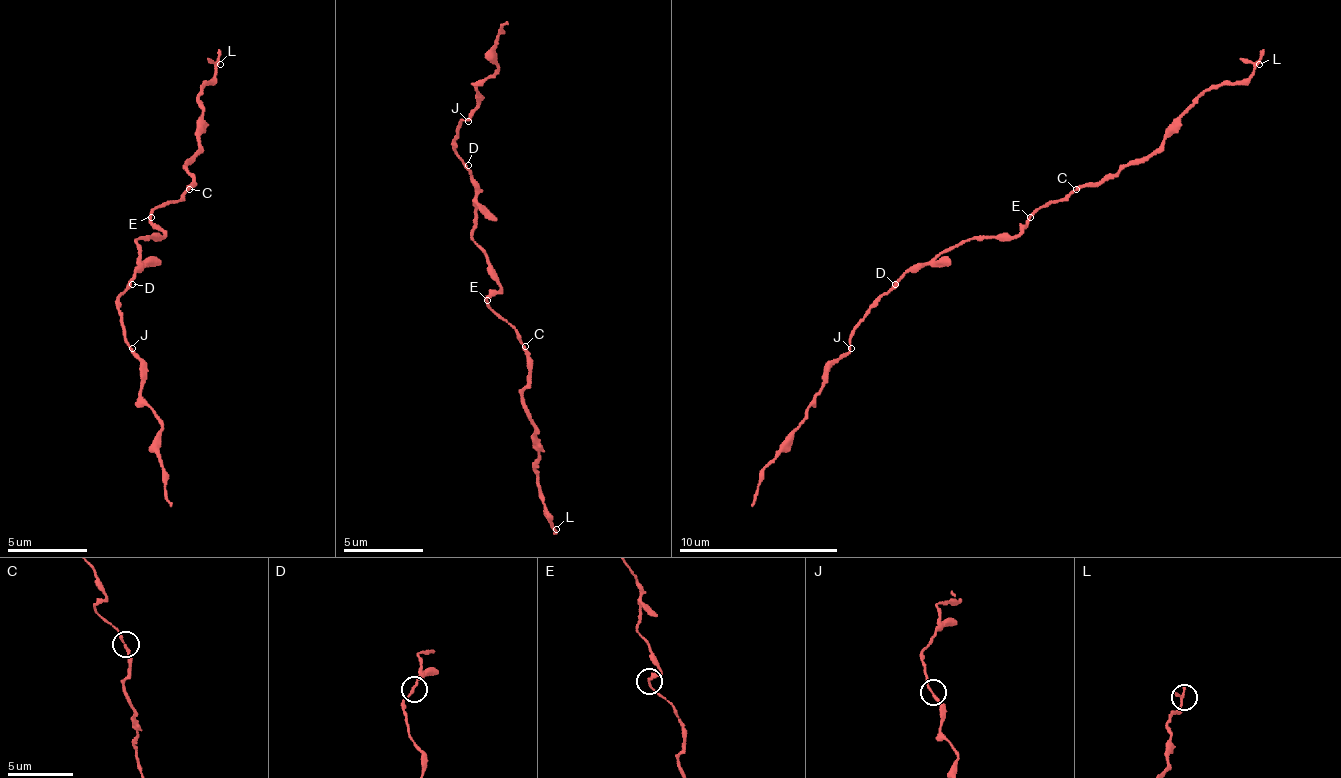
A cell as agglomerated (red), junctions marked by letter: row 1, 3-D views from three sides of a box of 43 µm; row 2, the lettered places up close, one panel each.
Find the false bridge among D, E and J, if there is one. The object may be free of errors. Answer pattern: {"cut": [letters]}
{"cut": []}

